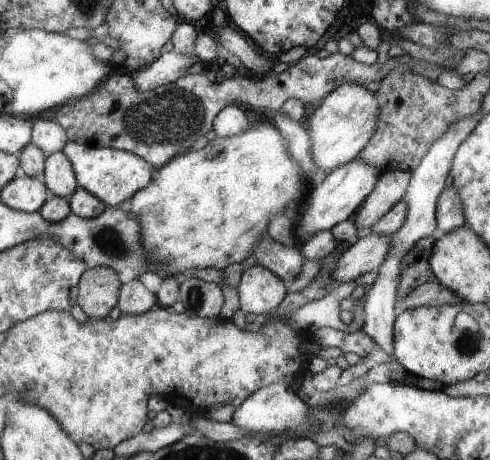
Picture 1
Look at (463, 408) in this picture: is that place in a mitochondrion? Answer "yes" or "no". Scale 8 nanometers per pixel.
no

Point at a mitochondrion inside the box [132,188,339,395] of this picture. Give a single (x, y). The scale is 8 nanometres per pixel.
(196, 295)

